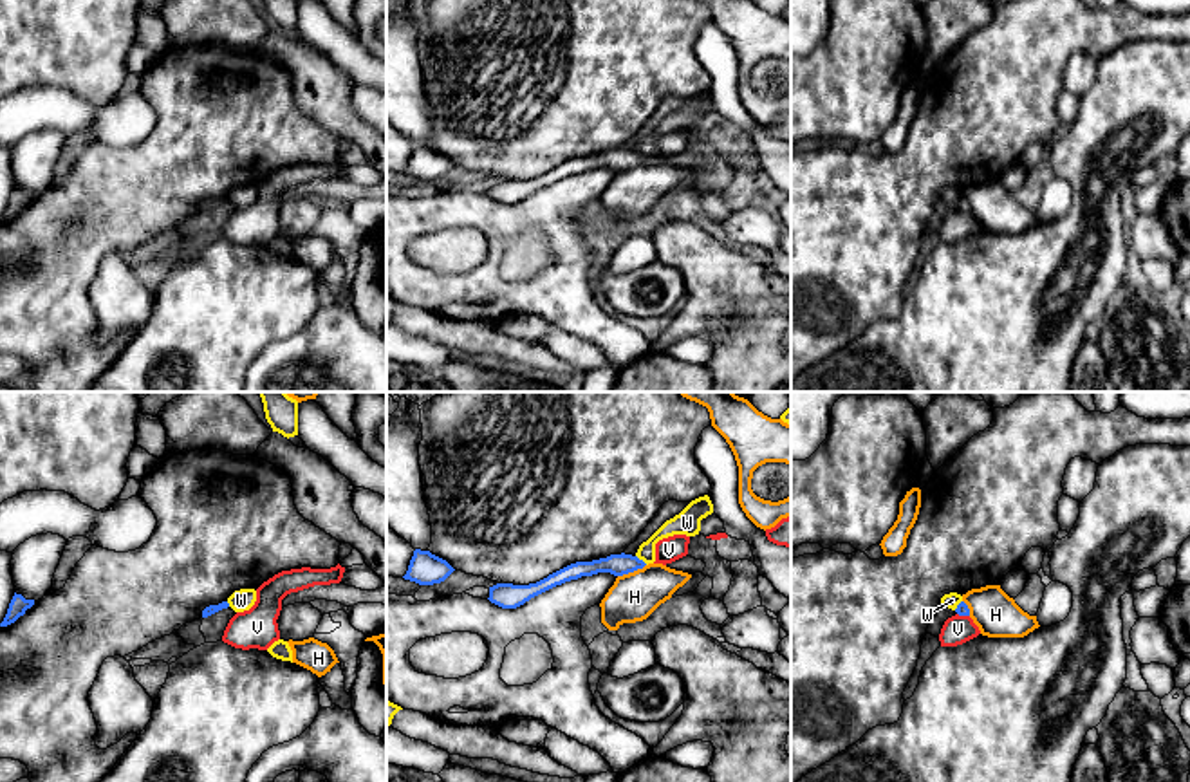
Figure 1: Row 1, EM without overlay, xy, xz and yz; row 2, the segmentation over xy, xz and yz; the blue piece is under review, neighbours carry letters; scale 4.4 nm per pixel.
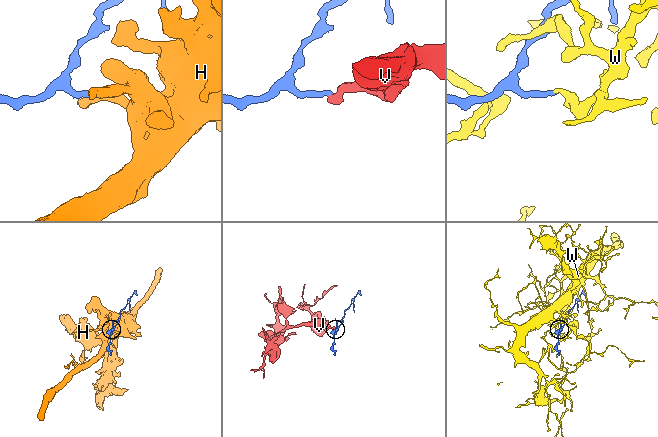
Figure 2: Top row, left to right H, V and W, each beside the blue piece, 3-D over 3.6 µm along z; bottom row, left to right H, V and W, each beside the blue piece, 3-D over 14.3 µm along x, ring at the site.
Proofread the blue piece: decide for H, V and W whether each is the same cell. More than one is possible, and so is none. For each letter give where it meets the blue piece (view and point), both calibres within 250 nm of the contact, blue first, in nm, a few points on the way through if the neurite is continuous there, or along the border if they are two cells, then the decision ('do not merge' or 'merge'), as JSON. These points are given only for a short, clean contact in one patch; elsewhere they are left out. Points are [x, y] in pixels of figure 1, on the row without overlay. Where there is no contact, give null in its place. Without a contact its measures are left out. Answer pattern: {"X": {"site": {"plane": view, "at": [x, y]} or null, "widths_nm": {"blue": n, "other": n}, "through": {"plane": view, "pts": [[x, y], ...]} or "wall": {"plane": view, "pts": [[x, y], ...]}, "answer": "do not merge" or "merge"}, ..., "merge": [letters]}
{"H": {"site": {"plane": "xz", "at": [631, 167]}, "widths_nm": {"blue": 100, "other": 220}, "wall": {"plane": "xz", "pts": [[645, 159], [618, 172]]}, "answer": "do not merge"}, "V": {"site": {"plane": "yz", "at": [963, 210]}, "widths_nm": {"blue": 50, "other": 130}, "wall": {"plane": "yz", "pts": [[957, 208], [968, 212]]}, "answer": "do not merge"}, "W": {"site": {"plane": "xz", "at": [641, 156]}, "widths_nm": {"blue": 100, "other": 100}, "wall": {"plane": "xz", "pts": [[636, 150], [647, 159]]}, "answer": "do not merge"}, "merge": []}

